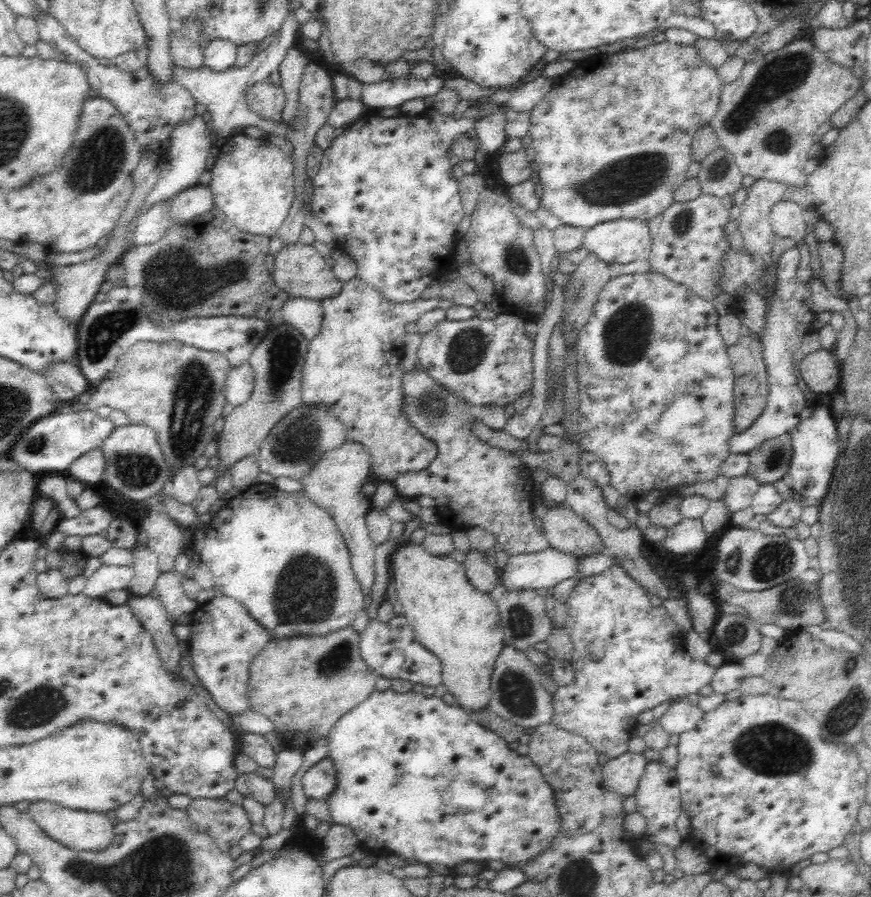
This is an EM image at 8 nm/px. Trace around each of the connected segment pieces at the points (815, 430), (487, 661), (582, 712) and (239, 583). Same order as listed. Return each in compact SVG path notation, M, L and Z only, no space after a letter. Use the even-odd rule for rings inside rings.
M815 403L812 406L812 416L801 420L800 424L791 432L792 441L792 460L790 460L790 466L788 466L788 476L792 478L791 488L795 494L799 497L803 497L808 503L821 502L826 496L829 489L830 481L832 480L834 469L837 463L837 458L842 453L843 444L838 440L838 430L836 422L832 417L830 408L827 404Z
M404 542L389 555L390 580L394 582L402 614L412 625L415 640L433 652L442 665L443 684L456 696L457 703L466 711L480 710L487 706L490 684L496 658L505 647L502 621L489 593L476 590L468 580L466 567L456 562L452 556L440 557L428 553L424 546Z
M614 565L610 570L606 569L602 574L584 577L569 594L565 602L565 607L567 608L567 621L565 626L568 627L568 634L574 645L571 663L575 677L569 685L558 687L557 691L551 697L553 714L550 722L558 728L584 737L584 739L597 750L598 754L606 755L609 759L618 758L618 756L622 756L622 754L626 754L626 752L629 751L628 744L630 736L636 728L636 720L640 712L648 710L648 708L654 708L654 706L658 706L658 704L662 704L666 700L679 697L685 698L688 694L697 693L700 688L710 684L712 676L714 676L714 672L716 672L717 668L714 666L707 665L704 663L704 660L692 659L692 657L688 655L687 649L684 648L684 644L682 644L684 640L680 638L682 632L678 632L679 629L676 623L670 618L665 608L662 606L653 606L648 597L646 597L645 589L630 577L620 565Z
M257 482L227 499L224 509L215 514L204 532L202 562L213 574L214 590L242 603L250 616L275 638L330 634L351 626L356 614L367 605L335 520L326 508L312 502L305 493L290 494L273 484Z

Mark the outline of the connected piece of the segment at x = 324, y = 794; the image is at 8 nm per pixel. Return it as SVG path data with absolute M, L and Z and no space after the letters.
M330 757L310 767L302 778L303 790L308 799L327 799L338 786L338 773Z

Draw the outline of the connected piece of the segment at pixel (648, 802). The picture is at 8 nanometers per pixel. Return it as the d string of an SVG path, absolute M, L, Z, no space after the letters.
M649 762L635 794L637 812L646 820L644 839L654 844L663 844L676 850L684 837L678 833L676 822L682 809L681 791L678 787L676 770L661 762Z

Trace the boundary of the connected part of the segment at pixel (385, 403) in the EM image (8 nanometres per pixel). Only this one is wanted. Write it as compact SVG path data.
M352 278L346 281L342 291L334 297L321 300L324 312L322 330L320 334L310 341L307 357L303 366L301 384L302 401L308 405L330 407L334 417L338 417L346 427L348 441L355 440L366 447L370 453L370 468L372 478L393 481L398 474L415 470L424 470L436 458L436 446L432 441L420 435L416 427L408 423L403 414L402 376L400 360L404 356L406 325L416 322L422 314L435 309L451 308L450 300L437 300L437 298L414 302L394 303L380 295L376 288L370 287L366 282Z

